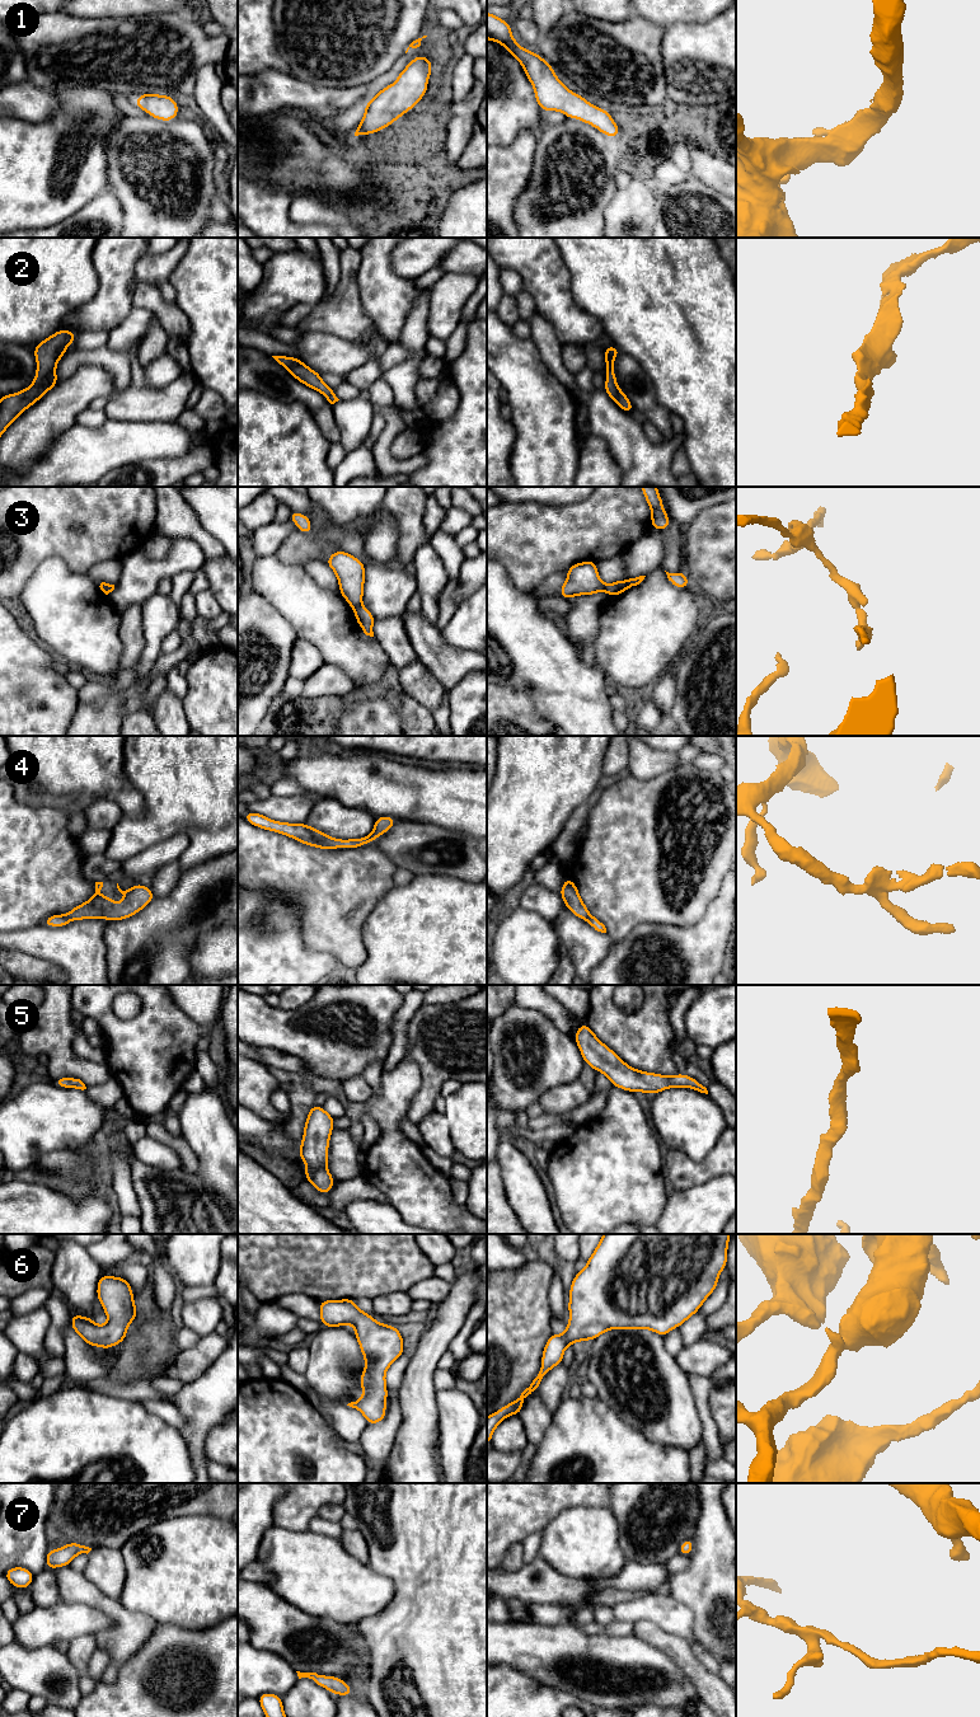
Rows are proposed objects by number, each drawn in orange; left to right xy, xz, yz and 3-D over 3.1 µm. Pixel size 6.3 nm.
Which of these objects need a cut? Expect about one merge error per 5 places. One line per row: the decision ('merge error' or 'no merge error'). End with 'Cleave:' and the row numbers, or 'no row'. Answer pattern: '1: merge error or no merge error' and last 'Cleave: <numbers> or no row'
1: no merge error
2: no merge error
3: merge error
4: merge error
5: no merge error
6: no merge error
7: no merge error
Cleave: 3, 4

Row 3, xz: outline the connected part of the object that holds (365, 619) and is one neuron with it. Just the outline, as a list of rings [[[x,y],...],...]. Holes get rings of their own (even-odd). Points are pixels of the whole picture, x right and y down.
[[[364,605],[357,606],[353,609],[353,611],[356,620],[364,633],[366,635],[374,637],[372,627],[376,618]]]

